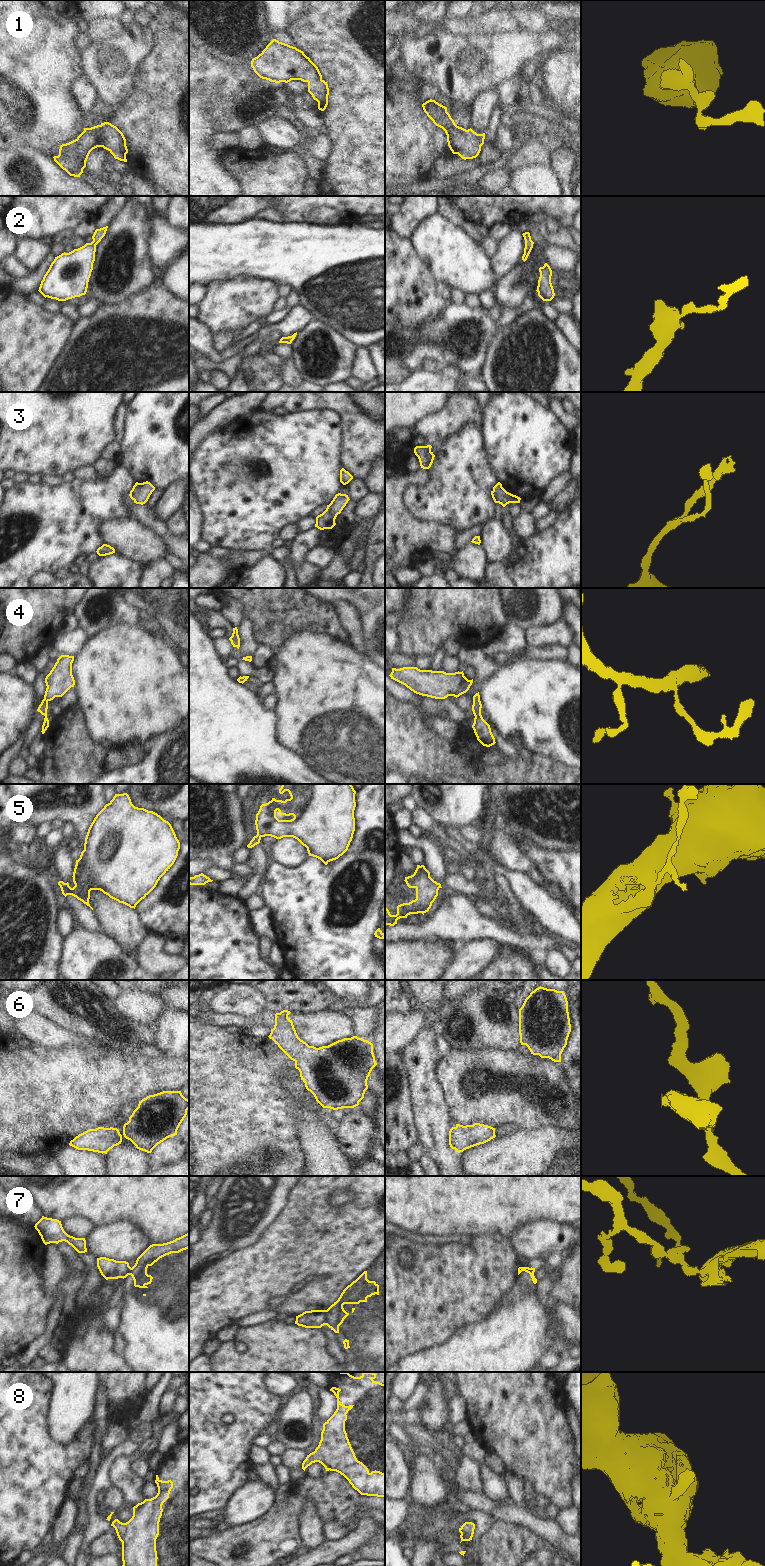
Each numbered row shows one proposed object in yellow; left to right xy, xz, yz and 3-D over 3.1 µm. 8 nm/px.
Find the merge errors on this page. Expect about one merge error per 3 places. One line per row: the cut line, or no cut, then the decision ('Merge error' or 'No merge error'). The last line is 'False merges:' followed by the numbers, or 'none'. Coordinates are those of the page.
1: No split. No merge error
2: No split. No merge error
3: No split. No merge error
4: No split. No merge error
5: No split. No merge error
6: No split. No merge error
7: Split along xz (325, 1310), (328, 1315), (327, 1324). Merge error
8: No split. No merge error
False merges: 7

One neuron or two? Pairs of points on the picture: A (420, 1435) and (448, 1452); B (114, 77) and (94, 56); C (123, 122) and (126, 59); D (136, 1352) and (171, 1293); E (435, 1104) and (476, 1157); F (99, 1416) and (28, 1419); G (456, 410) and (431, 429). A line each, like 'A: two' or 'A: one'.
A: one
B: one
C: two
D: one
E: two
F: two
G: one

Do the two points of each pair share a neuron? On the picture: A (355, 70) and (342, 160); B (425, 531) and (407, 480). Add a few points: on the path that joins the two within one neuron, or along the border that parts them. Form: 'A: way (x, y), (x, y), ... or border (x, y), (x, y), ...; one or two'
A: way (355, 92), (355, 138); one
B: way (411, 523), (398, 510), (398, 494); one

